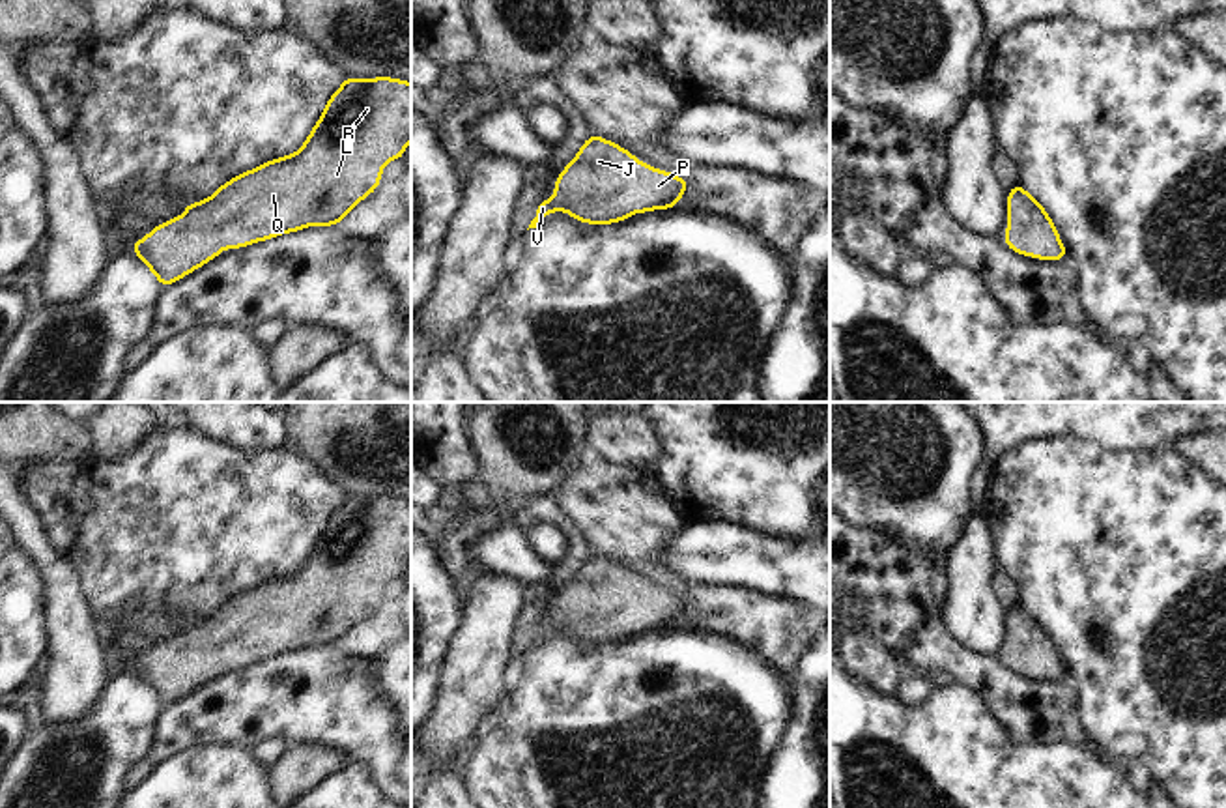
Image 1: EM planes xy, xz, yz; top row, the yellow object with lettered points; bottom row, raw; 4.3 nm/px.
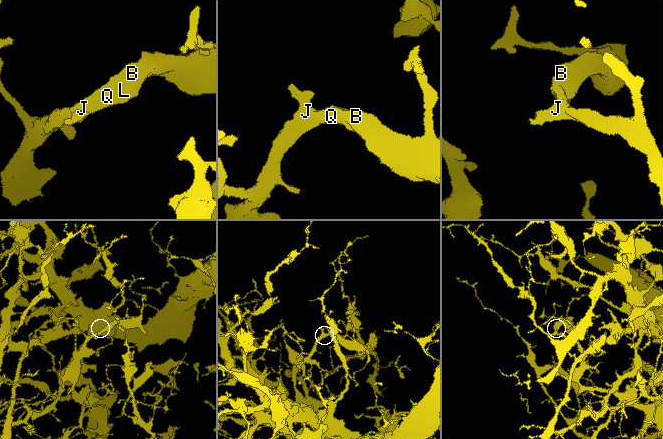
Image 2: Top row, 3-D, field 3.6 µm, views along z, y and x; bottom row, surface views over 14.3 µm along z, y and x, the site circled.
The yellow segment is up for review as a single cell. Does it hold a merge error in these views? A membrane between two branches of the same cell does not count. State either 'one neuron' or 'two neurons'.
one neuron

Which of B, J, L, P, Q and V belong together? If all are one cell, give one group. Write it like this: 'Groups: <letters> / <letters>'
Groups: B J L P Q V.

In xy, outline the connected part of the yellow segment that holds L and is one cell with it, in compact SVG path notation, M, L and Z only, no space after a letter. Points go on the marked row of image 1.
M346 77L303 146L222 183L211 196L189 202L179 217L157 224L131 245L161 288L215 260L224 249L243 249L308 226L335 226L381 183L383 166L404 159L411 142L411 82L394 77Z

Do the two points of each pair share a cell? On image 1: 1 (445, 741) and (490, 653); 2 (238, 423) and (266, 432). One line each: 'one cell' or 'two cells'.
1: one cell
2: one cell

